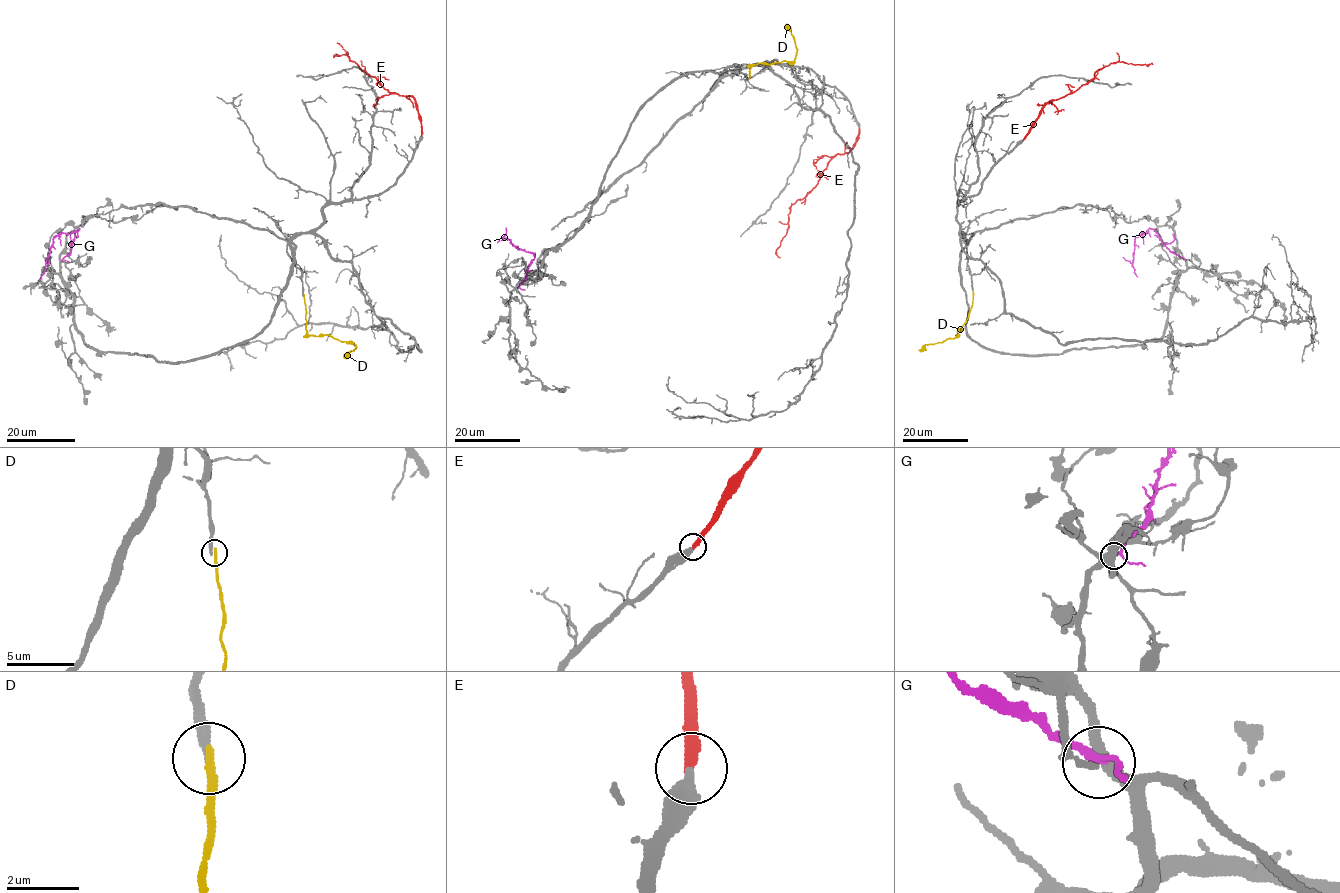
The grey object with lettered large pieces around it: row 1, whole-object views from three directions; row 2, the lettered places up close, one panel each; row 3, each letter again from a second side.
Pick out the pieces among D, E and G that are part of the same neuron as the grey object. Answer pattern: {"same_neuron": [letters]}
{"same_neuron": ["E"]}

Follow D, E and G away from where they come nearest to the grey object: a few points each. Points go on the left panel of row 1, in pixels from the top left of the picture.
D: (303, 295), (308, 334), (331, 335), (355, 345), (346, 358)
E: (421, 134), (421, 116), (415, 99), (390, 93), (350, 59), (347, 52), (338, 55)
G: (60, 260), (69, 254), (74, 233), (79, 229), (70, 233), (59, 233), (53, 238), (39, 280)

